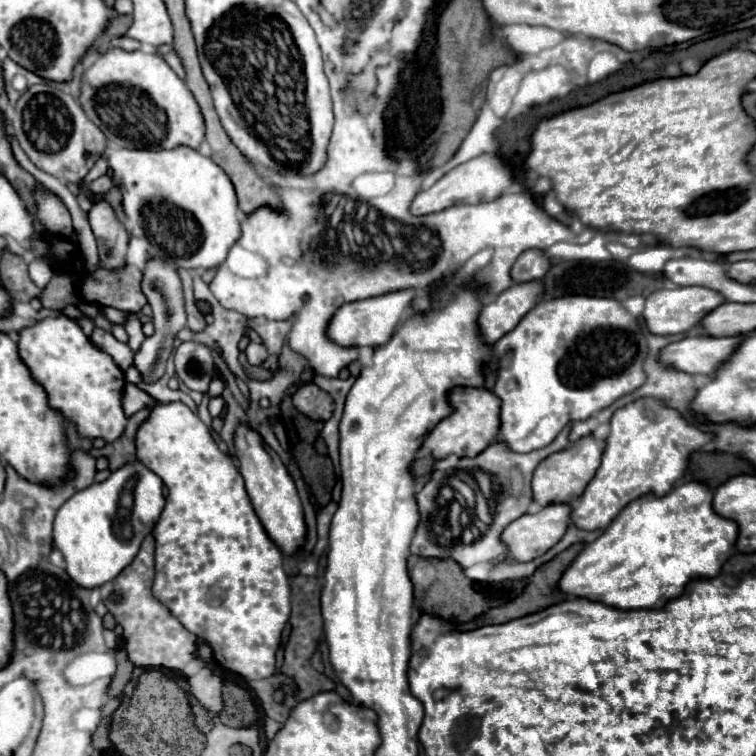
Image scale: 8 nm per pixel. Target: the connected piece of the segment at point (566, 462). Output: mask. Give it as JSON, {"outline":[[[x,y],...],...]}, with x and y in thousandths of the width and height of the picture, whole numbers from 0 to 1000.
{"outline":[[[782,575],[766,581],[761,591],[745,594],[739,599],[726,602],[713,612],[713,618],[705,626],[705,663],[713,665],[716,671],[729,668],[729,665],[758,665],[761,660],[769,657],[774,649],[774,642],[784,634],[784,626],[790,623],[790,615],[795,615],[795,602],[798,602],[800,586],[784,581]]]}

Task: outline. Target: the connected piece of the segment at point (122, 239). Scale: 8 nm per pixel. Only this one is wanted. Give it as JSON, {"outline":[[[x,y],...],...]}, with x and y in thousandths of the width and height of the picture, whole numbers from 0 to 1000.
{"outline":[[[126,266],[118,279],[118,298],[131,321],[134,351],[142,358],[165,353],[168,343],[168,308],[165,300],[155,292],[147,271],[142,266]]]}

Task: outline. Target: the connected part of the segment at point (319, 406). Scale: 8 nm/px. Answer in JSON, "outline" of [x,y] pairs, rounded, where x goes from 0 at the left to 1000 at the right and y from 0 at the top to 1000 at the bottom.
{"outline":[[[406,507],[401,509],[401,515],[393,515],[388,520],[388,536],[406,552],[411,554],[422,554],[422,557],[433,557],[440,546],[440,528],[422,515],[417,507]]]}

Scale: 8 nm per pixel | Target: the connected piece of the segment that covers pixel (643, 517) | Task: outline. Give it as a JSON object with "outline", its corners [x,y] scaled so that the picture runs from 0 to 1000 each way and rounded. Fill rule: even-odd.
{"outline":[[[919,636],[893,644],[893,649],[874,660],[866,655],[851,655],[843,663],[835,663],[795,705],[795,710],[769,726],[739,766],[739,782],[755,790],[792,795],[813,806],[874,806],[874,800],[882,800],[890,790],[898,790],[901,779],[906,779],[911,769],[919,769],[922,763],[946,763],[970,729],[975,694],[946,681],[940,663],[943,652],[930,639]]]}

